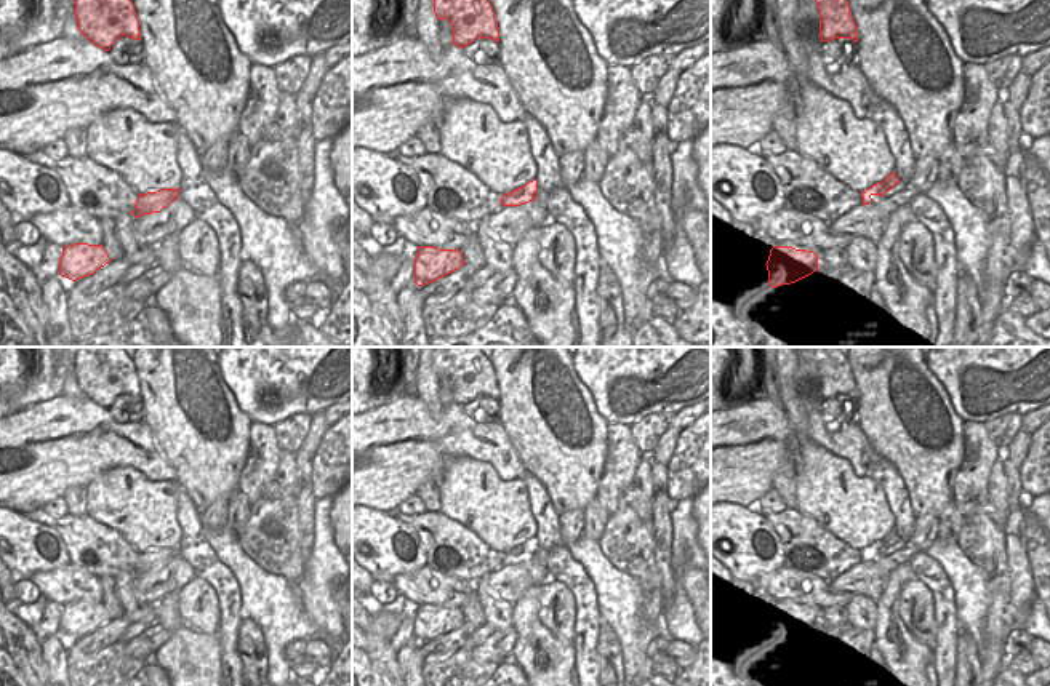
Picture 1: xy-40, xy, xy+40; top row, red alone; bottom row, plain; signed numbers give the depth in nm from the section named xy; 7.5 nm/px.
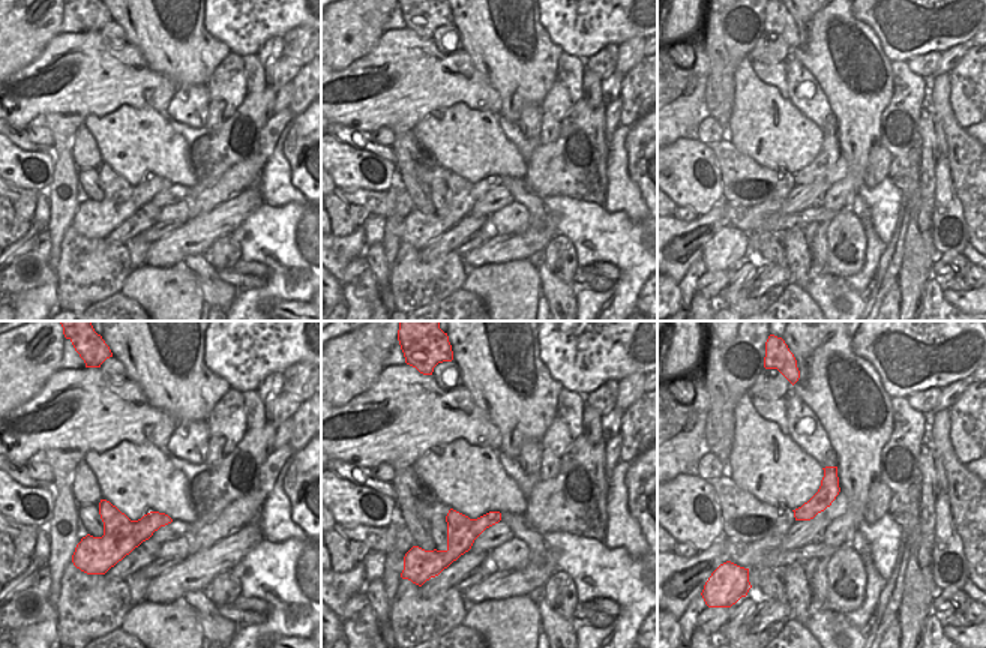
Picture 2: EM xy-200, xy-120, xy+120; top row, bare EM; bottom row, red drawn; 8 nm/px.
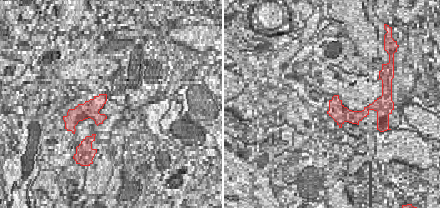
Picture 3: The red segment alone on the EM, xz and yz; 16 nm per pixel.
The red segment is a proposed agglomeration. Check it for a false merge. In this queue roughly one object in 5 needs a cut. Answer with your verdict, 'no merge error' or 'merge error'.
merge error

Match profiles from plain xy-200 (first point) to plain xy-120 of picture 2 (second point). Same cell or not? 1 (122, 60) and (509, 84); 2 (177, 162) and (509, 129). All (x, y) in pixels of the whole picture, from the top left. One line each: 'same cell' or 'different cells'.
1: different cells
2: different cells

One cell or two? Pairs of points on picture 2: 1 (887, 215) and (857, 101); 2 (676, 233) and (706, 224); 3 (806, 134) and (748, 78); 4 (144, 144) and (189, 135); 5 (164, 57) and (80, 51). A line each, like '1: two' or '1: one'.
1: two
2: one
3: one
4: two
5: two

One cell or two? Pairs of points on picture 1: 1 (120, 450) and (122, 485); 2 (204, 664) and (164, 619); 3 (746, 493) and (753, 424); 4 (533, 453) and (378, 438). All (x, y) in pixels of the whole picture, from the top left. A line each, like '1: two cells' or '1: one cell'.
1: two cells
2: one cell
3: one cell
4: two cells

